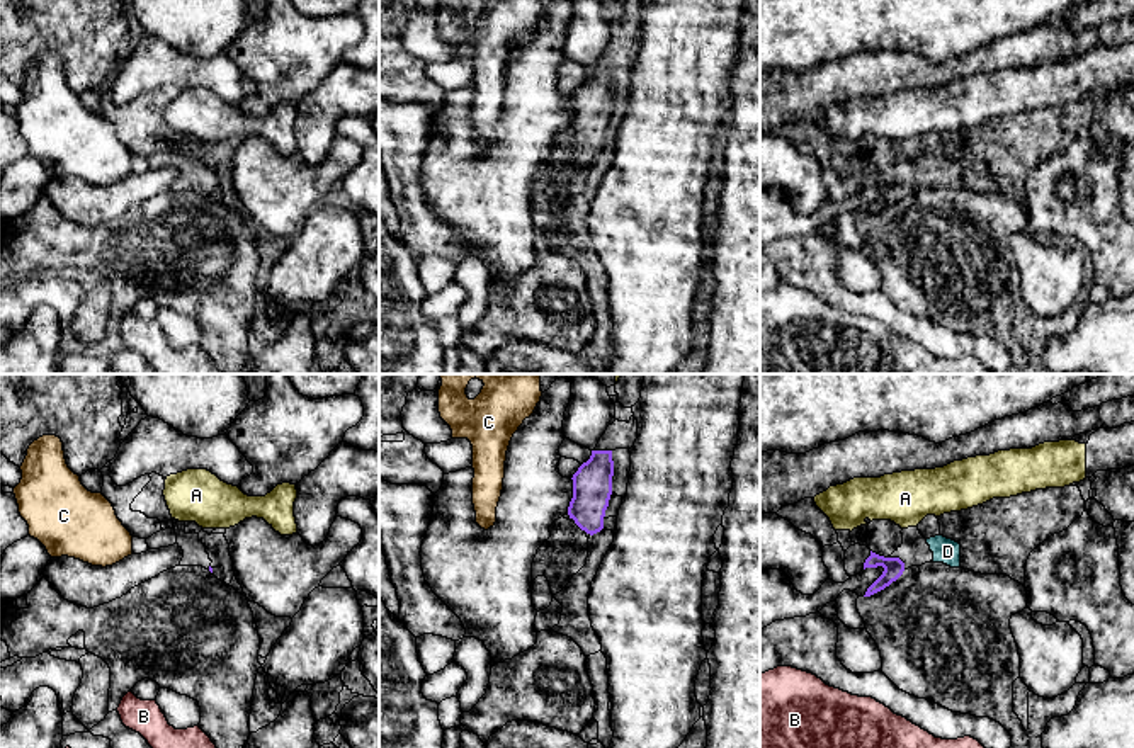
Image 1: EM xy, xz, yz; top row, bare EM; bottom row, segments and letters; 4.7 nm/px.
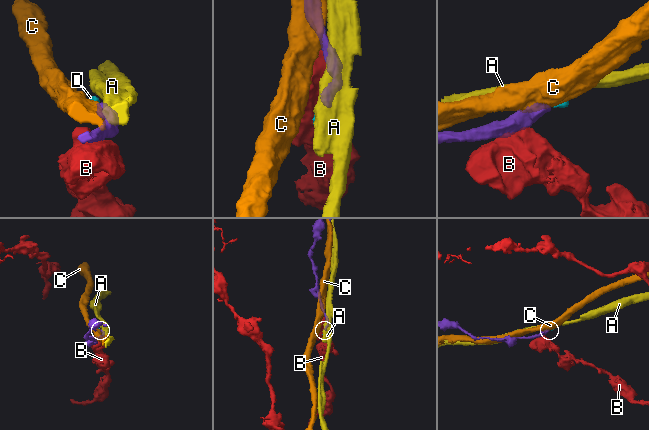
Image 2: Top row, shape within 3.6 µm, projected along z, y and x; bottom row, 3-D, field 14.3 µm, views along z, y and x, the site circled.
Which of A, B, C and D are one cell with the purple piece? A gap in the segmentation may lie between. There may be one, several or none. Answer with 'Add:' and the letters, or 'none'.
Add: D

